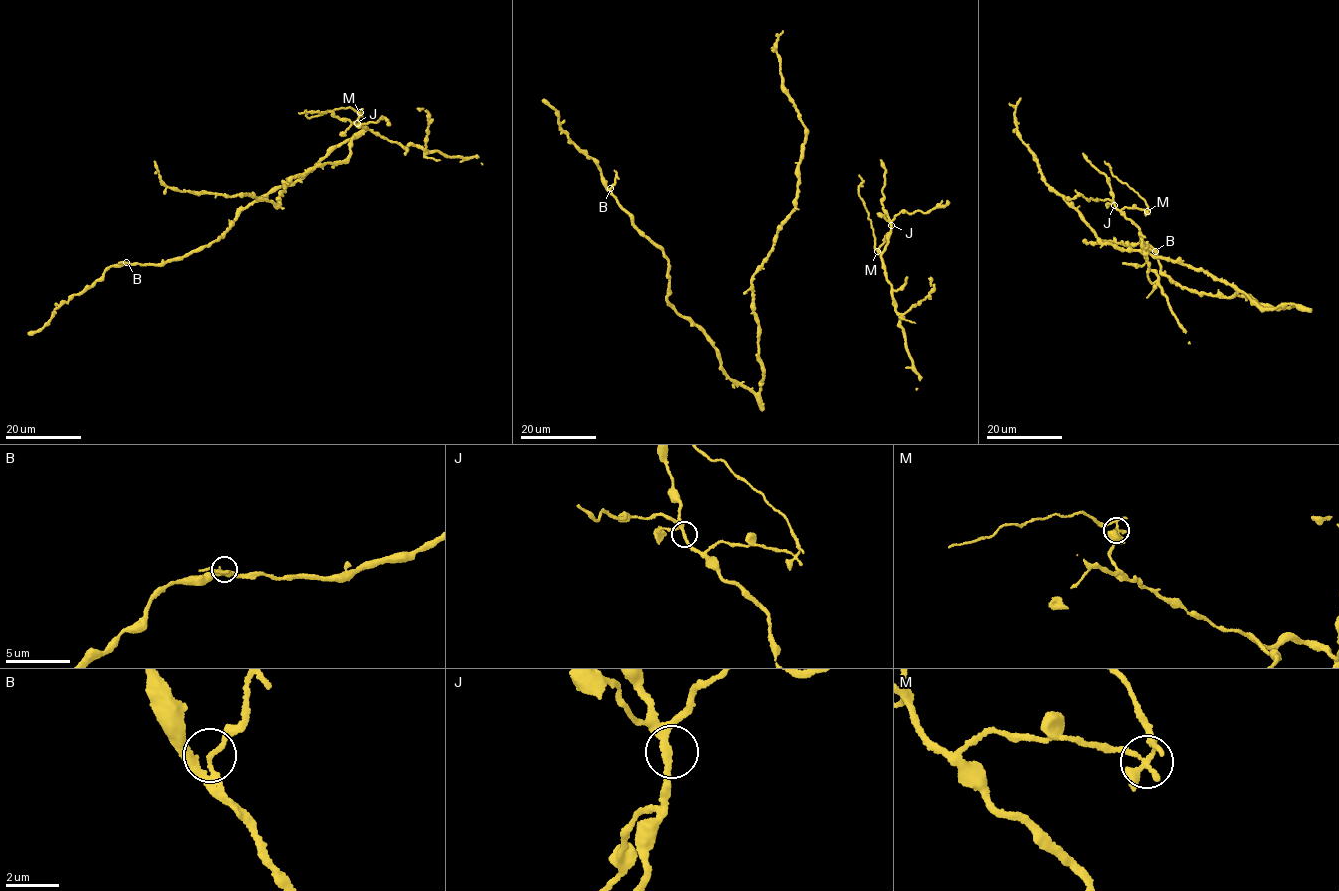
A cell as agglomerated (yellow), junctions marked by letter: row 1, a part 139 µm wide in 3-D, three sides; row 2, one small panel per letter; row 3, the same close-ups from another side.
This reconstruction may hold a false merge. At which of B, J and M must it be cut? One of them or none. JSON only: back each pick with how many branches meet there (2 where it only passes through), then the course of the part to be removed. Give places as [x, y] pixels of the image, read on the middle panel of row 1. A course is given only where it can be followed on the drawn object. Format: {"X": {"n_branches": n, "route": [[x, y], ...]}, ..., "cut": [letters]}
{"M": {"n_branches": 3, "route": [[877, 250], [865, 203], [859, 195], [862, 181], [859, 175]]}, "cut": ["M"]}

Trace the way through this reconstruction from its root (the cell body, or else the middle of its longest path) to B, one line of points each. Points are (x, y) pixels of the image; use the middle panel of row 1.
B: (753, 302), (763, 369), (758, 393), (729, 377), (704, 329), (667, 300), (667, 257), (636, 227), (610, 188)

